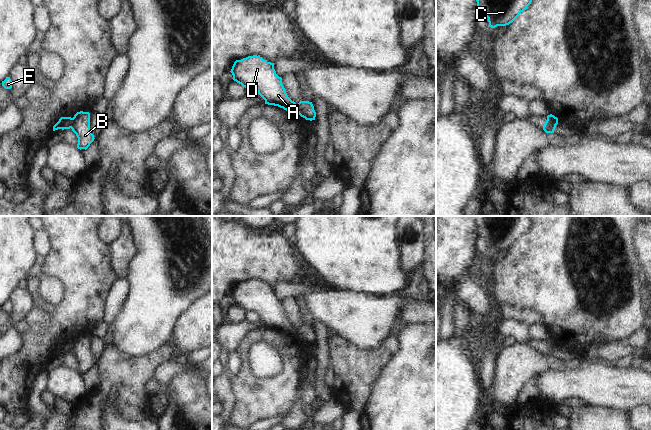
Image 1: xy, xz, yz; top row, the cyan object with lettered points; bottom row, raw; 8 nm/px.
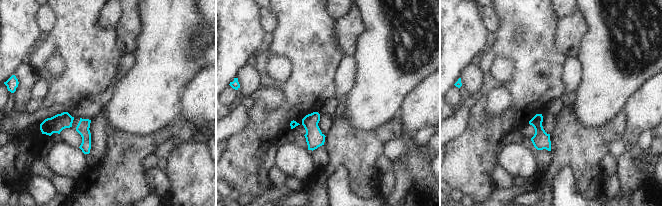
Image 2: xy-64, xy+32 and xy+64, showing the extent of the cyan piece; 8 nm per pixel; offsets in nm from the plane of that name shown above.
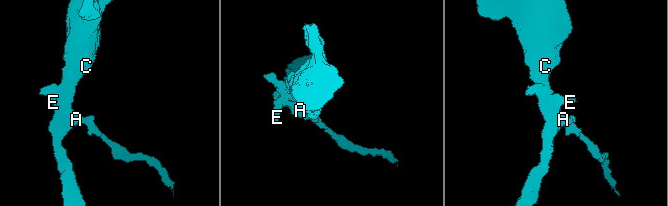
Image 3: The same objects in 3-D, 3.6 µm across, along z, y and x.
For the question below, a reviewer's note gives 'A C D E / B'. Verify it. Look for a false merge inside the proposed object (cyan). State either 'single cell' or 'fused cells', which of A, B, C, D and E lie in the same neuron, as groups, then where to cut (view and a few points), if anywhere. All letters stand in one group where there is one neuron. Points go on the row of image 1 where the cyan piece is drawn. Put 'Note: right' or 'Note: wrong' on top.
Note: right
fused cells; groups A C D E / B; cut xy (73, 117), (73, 123), (70, 127)

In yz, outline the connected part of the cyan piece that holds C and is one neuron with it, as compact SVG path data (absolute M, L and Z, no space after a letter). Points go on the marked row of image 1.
M476 0L478 13L483 13L489 22L489 27L506 26L512 23L521 12L527 9L532 0Z

